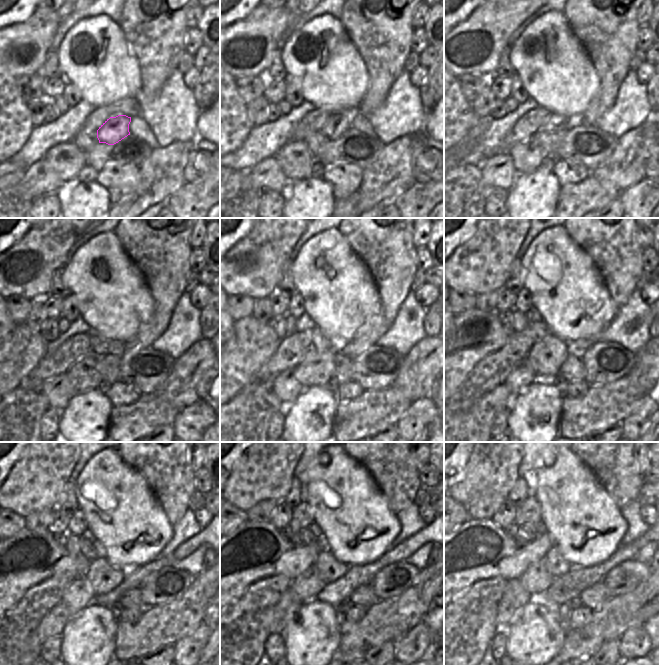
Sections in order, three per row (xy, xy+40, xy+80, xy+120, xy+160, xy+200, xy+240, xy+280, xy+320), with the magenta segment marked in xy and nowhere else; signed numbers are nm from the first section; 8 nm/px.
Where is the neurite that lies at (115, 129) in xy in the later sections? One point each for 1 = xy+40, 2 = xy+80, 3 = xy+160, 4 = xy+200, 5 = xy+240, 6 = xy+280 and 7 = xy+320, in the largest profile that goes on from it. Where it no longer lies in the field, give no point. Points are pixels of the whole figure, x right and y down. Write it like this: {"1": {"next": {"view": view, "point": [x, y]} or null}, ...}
{"1": {"next": {"view": "xy+40", "point": [336, 124]}}, "2": {"next": {"view": "xy+80", "point": [554, 122]}}, "3": {"next": {"view": "xy+160", "point": [321, 342]}}, "4": {"next": {"view": "xy+200", "point": [539, 328]}}, "5": {"next": {"view": "xy+240", "point": [92, 551]}}, "6": {"next": {"view": "xy+280", "point": [308, 538]}}, "7": {"next": {"view": "xy+320", "point": [529, 529]}}}

